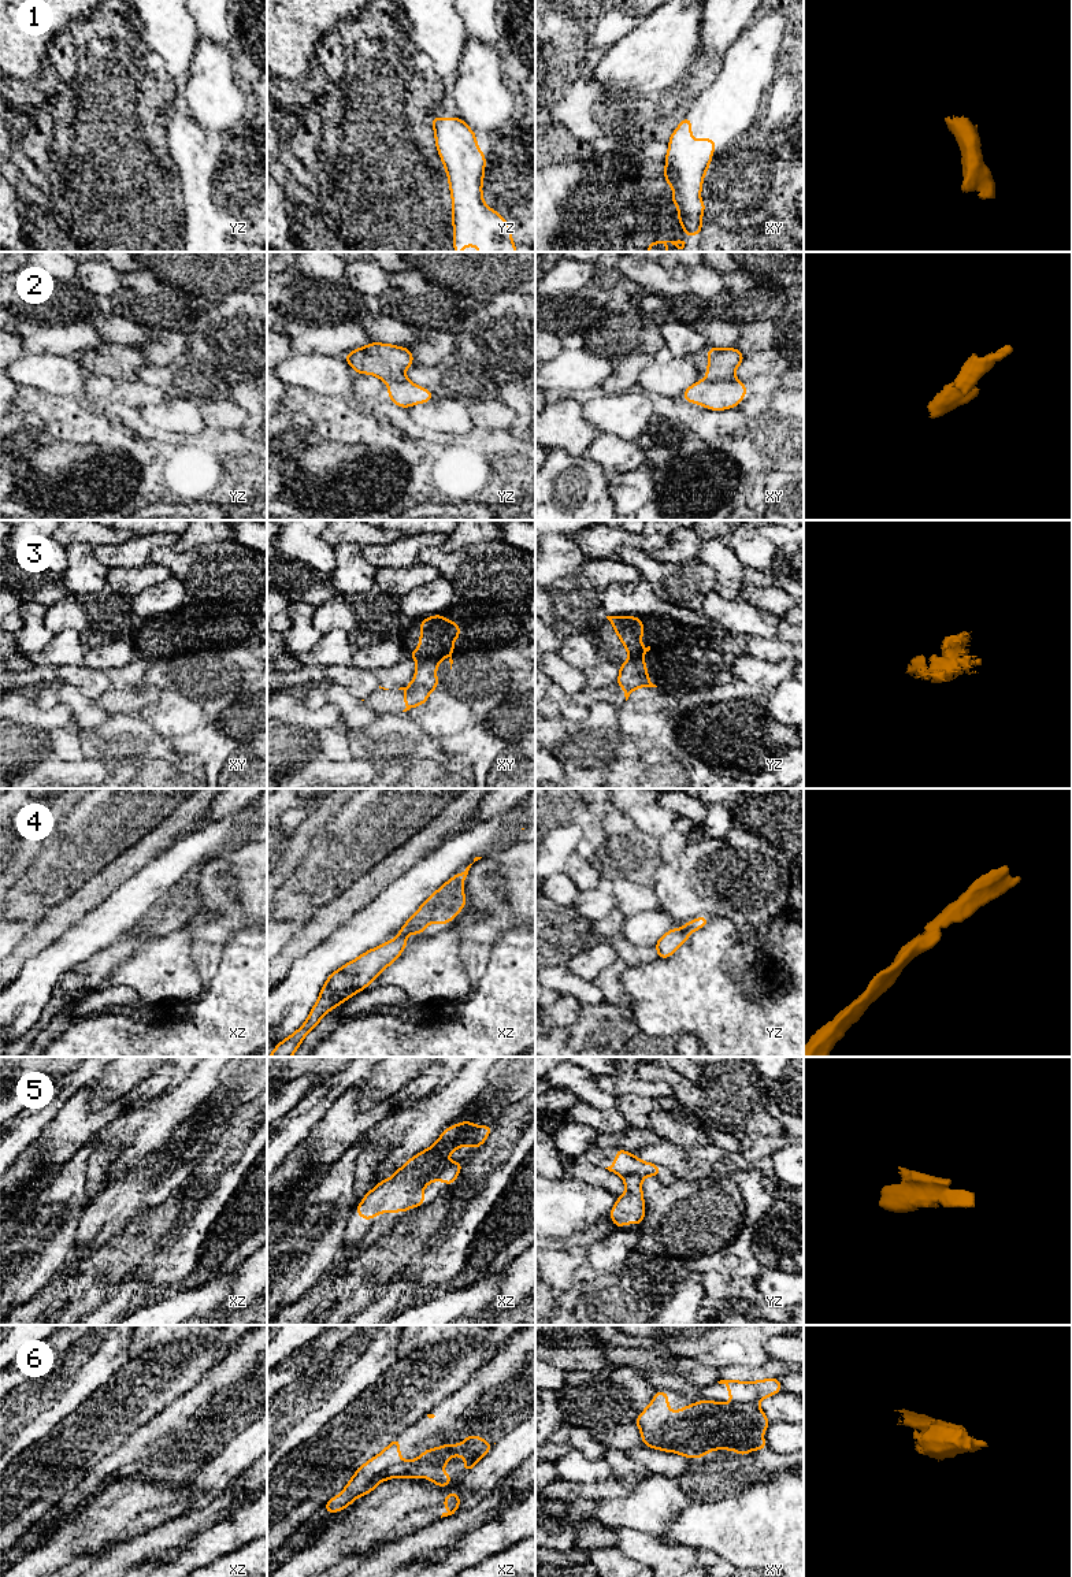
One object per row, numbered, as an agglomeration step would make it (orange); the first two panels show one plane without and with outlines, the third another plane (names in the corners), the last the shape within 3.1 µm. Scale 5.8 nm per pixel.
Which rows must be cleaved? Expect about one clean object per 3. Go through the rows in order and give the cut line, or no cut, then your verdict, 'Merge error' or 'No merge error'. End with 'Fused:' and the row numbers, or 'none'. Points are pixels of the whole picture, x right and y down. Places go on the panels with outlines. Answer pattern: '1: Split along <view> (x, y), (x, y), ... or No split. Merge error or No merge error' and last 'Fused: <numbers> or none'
1: No split. No merge error
2: Split along xy (734, 378), (711, 382). Merge error
3: Split along xy (440, 657), (415, 660). Merge error
4: No split. No merge error
5: Split along xz (449, 1142), (451, 1149), (423, 1171). Merge error
6: Split along xy (734, 1401), (756, 1403). Merge error
Fused: 2, 3, 5, 6

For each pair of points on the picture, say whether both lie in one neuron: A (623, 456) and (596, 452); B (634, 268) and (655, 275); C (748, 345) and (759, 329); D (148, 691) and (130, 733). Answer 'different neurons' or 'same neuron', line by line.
A: same neuron
B: same neuron
C: same neuron
D: different neurons

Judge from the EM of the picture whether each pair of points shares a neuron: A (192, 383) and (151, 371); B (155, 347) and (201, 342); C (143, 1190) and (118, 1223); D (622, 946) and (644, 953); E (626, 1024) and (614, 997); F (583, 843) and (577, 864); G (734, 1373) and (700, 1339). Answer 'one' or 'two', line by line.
A: one
B: two
C: one
D: one
E: two
F: two
G: two

